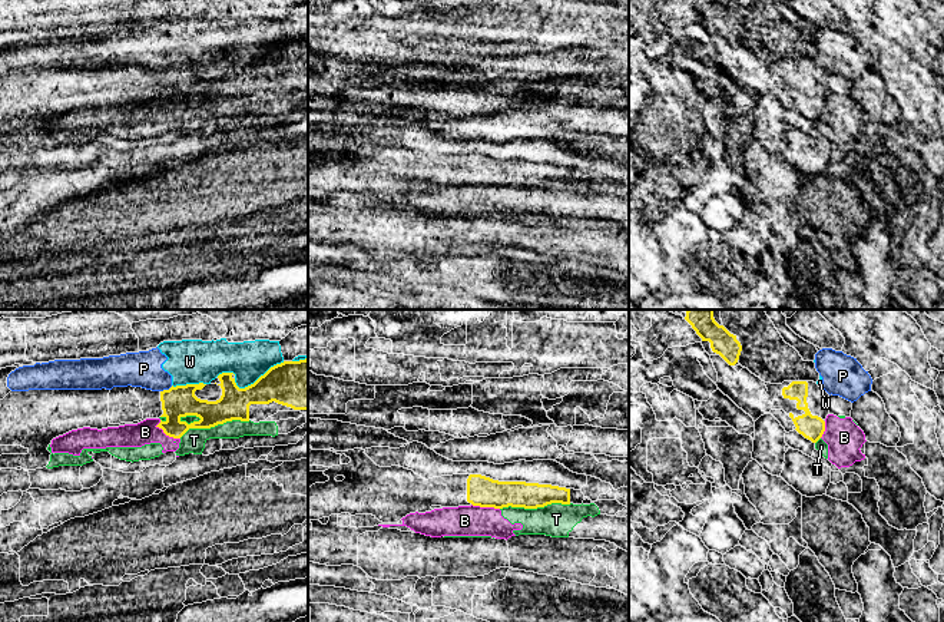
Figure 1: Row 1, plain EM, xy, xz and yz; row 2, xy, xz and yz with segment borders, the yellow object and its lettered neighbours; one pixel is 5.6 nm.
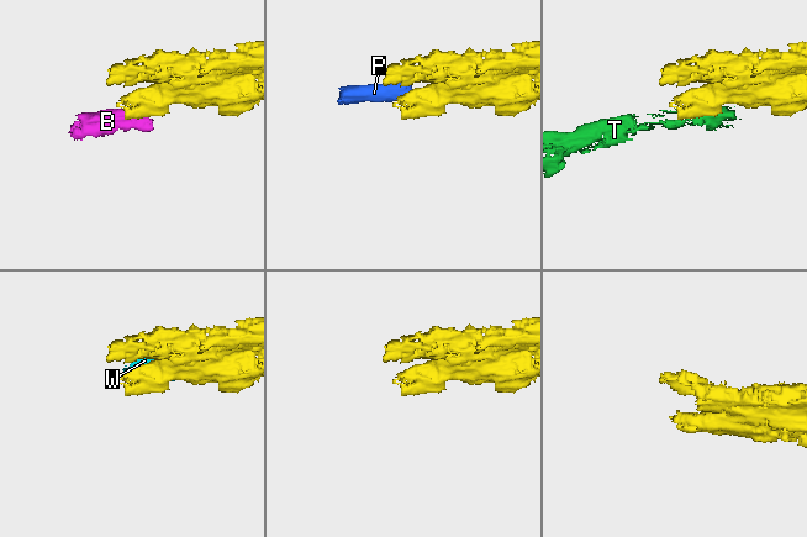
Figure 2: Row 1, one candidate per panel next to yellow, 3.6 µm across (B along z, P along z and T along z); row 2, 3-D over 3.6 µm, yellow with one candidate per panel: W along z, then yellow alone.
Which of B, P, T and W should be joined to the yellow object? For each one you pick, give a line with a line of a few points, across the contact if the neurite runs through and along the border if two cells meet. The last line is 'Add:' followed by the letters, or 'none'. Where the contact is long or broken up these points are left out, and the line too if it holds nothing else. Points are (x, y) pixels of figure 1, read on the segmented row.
Add: none

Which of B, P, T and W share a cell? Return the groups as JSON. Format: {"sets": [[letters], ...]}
{"sets": [["B", "T"], ["P", "W"]]}

